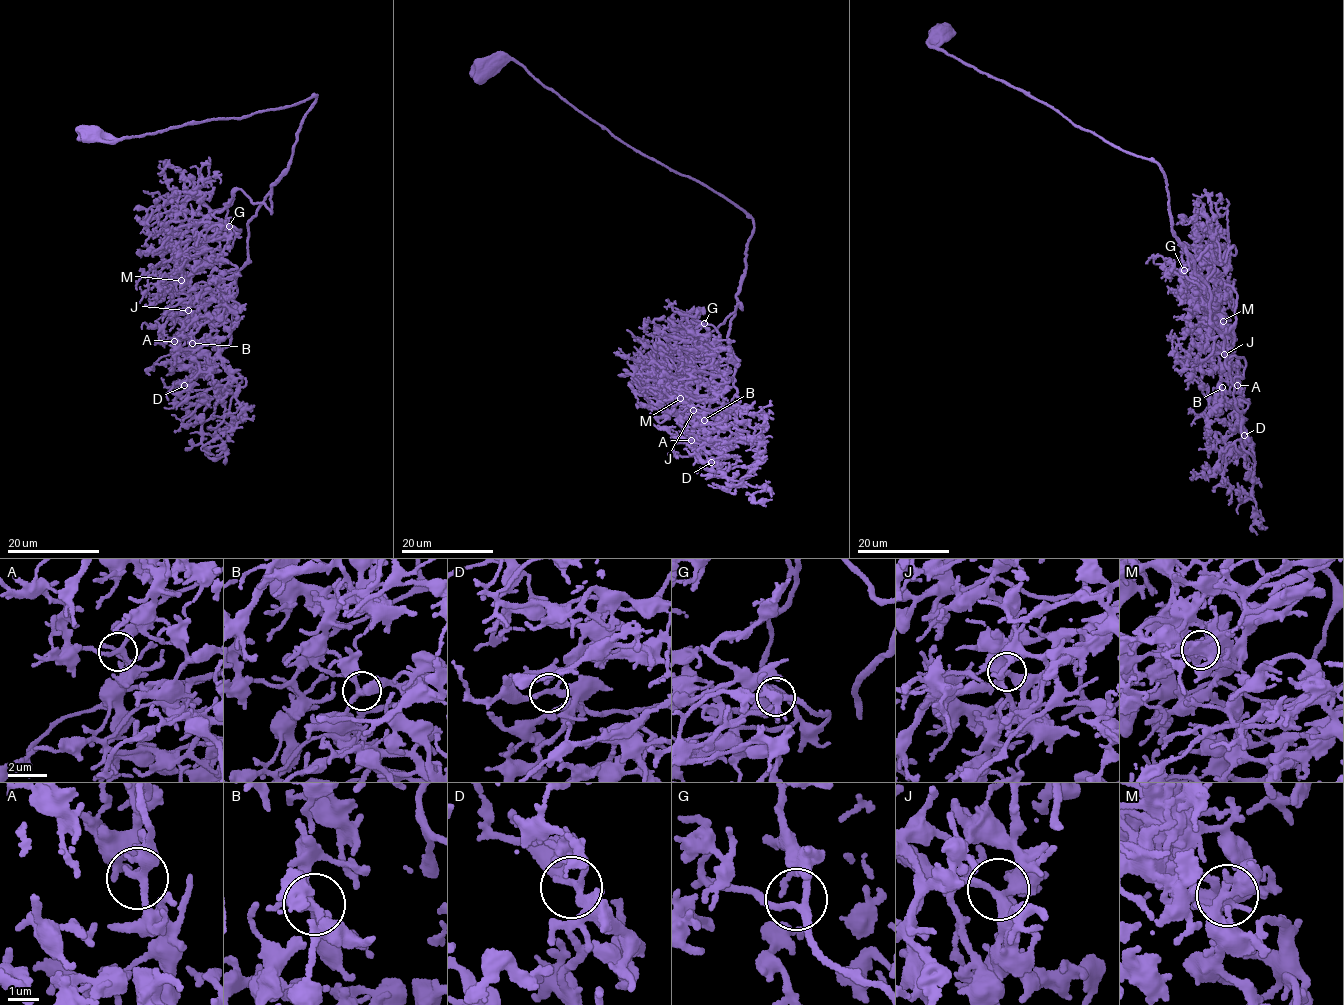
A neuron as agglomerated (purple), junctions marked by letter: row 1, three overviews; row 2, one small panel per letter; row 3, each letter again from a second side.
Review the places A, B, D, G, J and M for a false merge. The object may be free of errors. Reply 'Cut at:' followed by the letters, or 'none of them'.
Cut at: M

